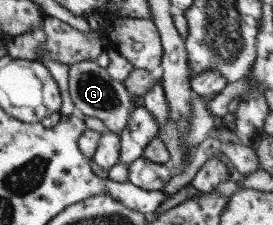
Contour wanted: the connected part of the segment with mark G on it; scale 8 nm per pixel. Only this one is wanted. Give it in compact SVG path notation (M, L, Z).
M82 60L67 67L67 90L69 100L75 111L80 111L84 117L92 117L102 121L105 129L120 136L126 120L131 114L132 96L128 94L123 82L118 82L108 76L106 68L96 64L95 60Z

